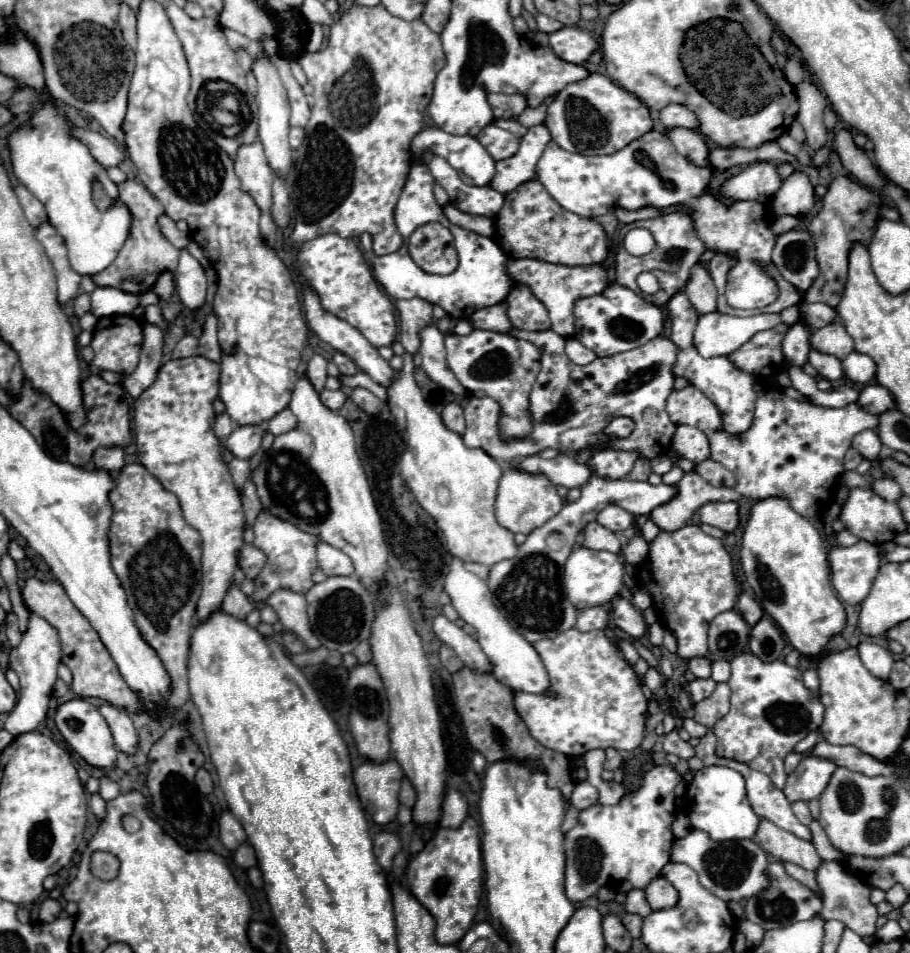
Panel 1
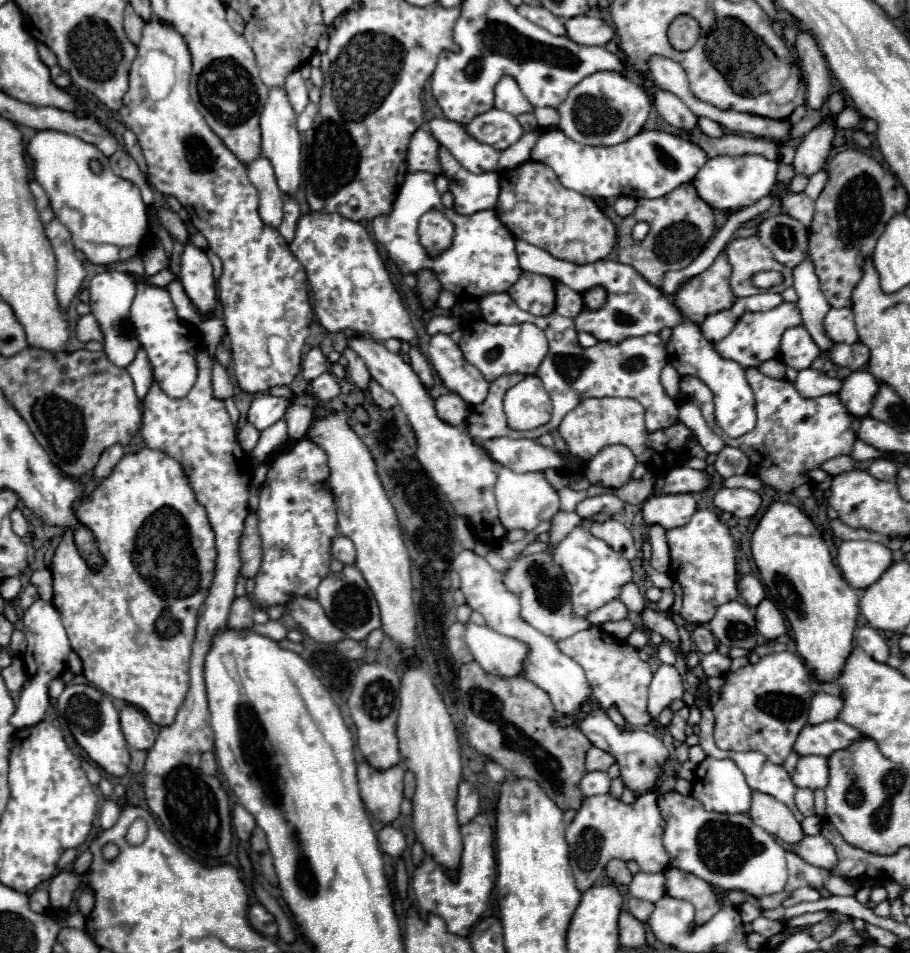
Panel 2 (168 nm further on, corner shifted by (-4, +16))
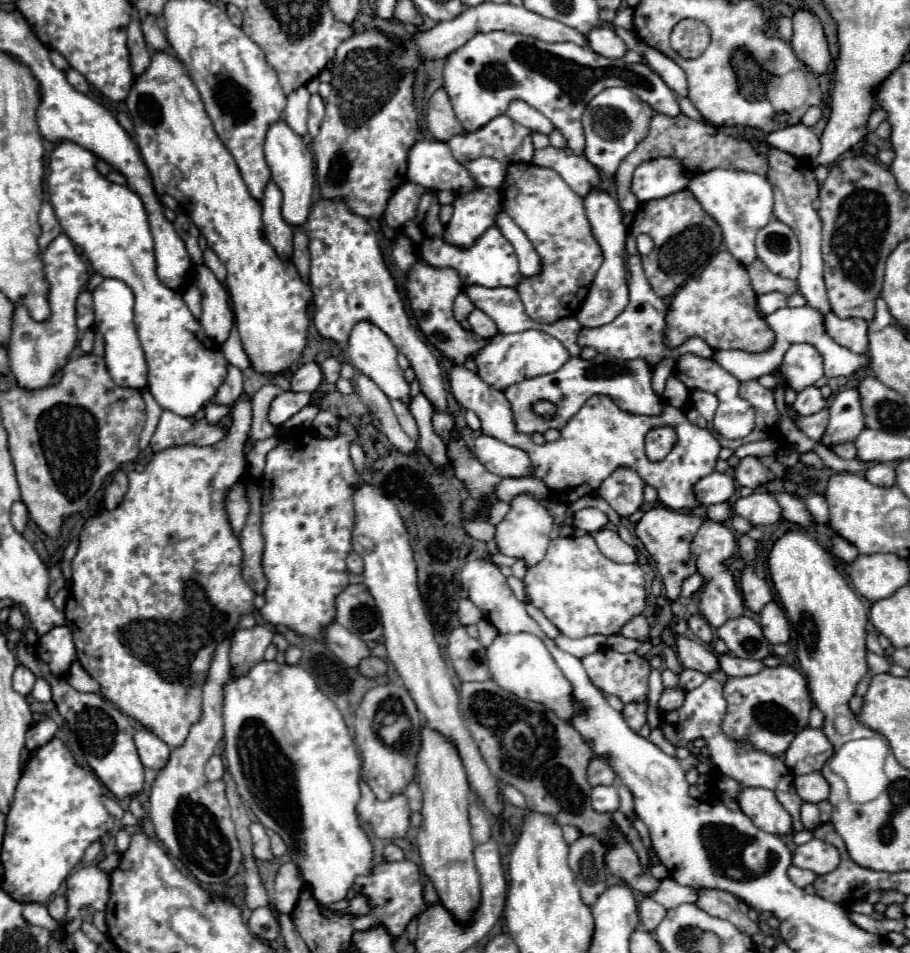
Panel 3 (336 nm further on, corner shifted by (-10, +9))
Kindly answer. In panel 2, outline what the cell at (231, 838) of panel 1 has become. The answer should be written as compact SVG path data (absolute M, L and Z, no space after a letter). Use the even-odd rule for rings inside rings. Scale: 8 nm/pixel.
M235 806L233 808L233 828L235 828L237 838L247 842L255 828L255 818L243 806Z

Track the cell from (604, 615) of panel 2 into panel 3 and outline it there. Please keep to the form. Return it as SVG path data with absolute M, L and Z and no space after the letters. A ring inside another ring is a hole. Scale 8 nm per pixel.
M643 615L633 617L631 621L627 621L621 627L621 635L623 637L631 637L631 639L639 639L639 641L645 641L649 637L649 623L647 623L647 619Z

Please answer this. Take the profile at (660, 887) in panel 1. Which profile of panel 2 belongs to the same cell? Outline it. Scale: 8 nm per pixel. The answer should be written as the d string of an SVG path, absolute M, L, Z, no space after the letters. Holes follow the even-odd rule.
M677 868L665 870L665 878L667 878L667 894L673 898L689 900L695 906L699 924L705 924L719 910L721 898L719 894L715 894L715 888L705 880L685 874Z

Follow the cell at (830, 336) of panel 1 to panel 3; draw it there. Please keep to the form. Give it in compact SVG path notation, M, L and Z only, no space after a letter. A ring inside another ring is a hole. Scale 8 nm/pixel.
M835 313L825 317L825 327L831 339L853 353L867 353L867 321L839 319Z

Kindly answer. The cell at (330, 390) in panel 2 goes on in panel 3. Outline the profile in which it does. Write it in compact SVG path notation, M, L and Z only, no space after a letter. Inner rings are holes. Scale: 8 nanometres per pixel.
M295 391L281 393L271 403L269 423L273 427L281 427L289 417L293 417L297 411L301 411L307 405L311 405L313 401L315 401L315 393L295 393Z

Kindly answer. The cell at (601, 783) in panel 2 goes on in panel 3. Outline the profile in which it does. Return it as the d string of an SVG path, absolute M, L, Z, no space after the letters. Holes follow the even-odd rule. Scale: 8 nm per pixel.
M597 785L591 791L591 805L599 813L611 813L619 807L619 795L613 785Z

